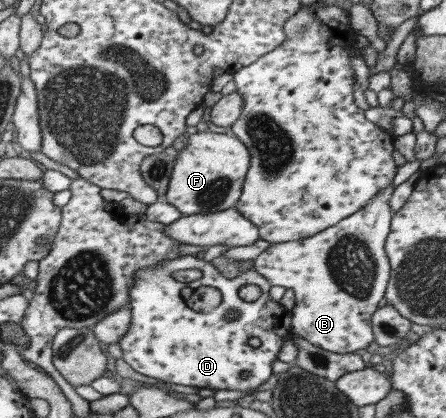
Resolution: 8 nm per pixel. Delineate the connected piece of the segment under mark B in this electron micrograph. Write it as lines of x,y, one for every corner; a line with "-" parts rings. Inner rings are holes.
393,185
386,186
363,208
313,236
270,243
252,260
253,271
263,276
269,285
293,291
292,335
335,354
355,353
374,341
370,320
384,297
390,276
384,240
392,215
388,196
393,189

